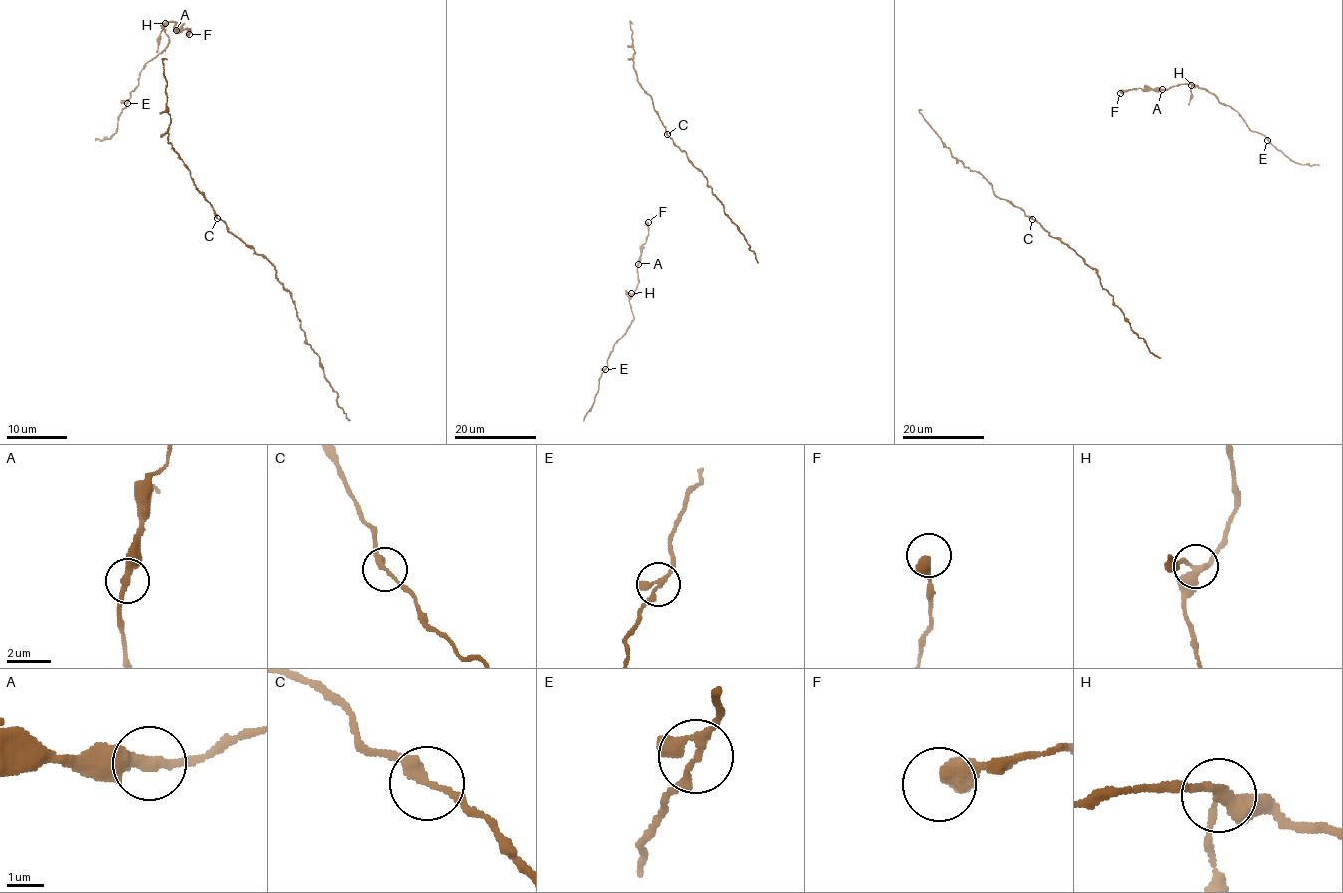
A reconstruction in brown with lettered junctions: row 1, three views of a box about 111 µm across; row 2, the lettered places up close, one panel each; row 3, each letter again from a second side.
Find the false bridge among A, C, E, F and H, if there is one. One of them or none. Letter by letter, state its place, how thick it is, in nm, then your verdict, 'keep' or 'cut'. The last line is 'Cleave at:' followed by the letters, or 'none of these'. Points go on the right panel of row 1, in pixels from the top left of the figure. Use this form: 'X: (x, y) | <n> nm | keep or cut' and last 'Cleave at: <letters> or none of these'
A: (1162, 89) | 360 nm | keep
C: (1032, 219) | 240 nm | keep
E: (1267, 140) | 140 nm | keep
F: (1120, 93) | 550 nm | keep
H: (1191, 85) | 320 nm | cut
Cleave at: H

